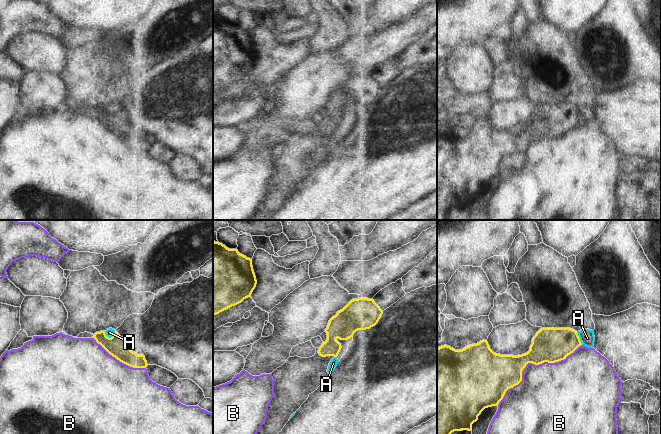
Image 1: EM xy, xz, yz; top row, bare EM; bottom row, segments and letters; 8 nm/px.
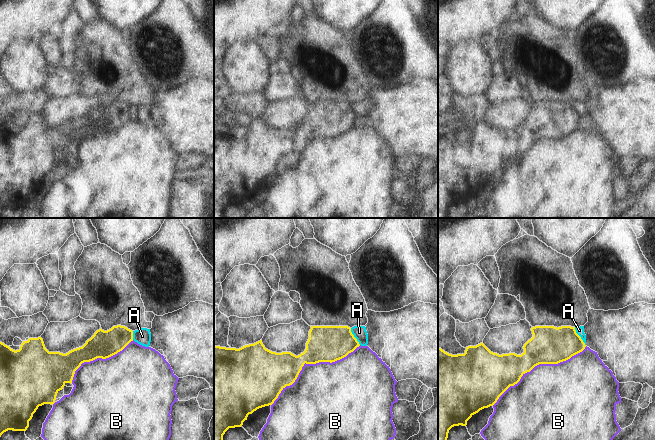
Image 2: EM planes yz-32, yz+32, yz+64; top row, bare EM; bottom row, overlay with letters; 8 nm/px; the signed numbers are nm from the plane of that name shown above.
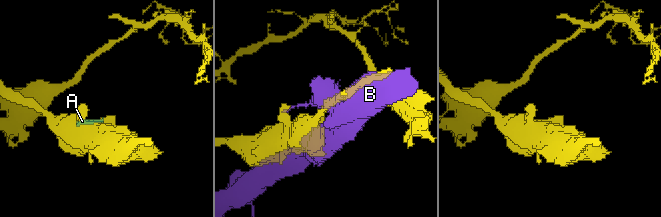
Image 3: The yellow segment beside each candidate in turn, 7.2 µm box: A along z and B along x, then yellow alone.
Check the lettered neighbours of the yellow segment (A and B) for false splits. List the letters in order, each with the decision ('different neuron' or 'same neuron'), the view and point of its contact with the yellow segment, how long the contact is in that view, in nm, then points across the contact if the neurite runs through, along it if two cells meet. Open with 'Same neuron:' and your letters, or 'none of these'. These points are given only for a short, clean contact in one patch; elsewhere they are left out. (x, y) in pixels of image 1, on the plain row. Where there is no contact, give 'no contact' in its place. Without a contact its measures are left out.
Same neuron: none of these
A: different neuron; contact xy (111, 113); length 100 nm; border xy (115, 107), (110, 113), (104, 109)
B: different neuron; contact yz (531, 138); length 850 nm

